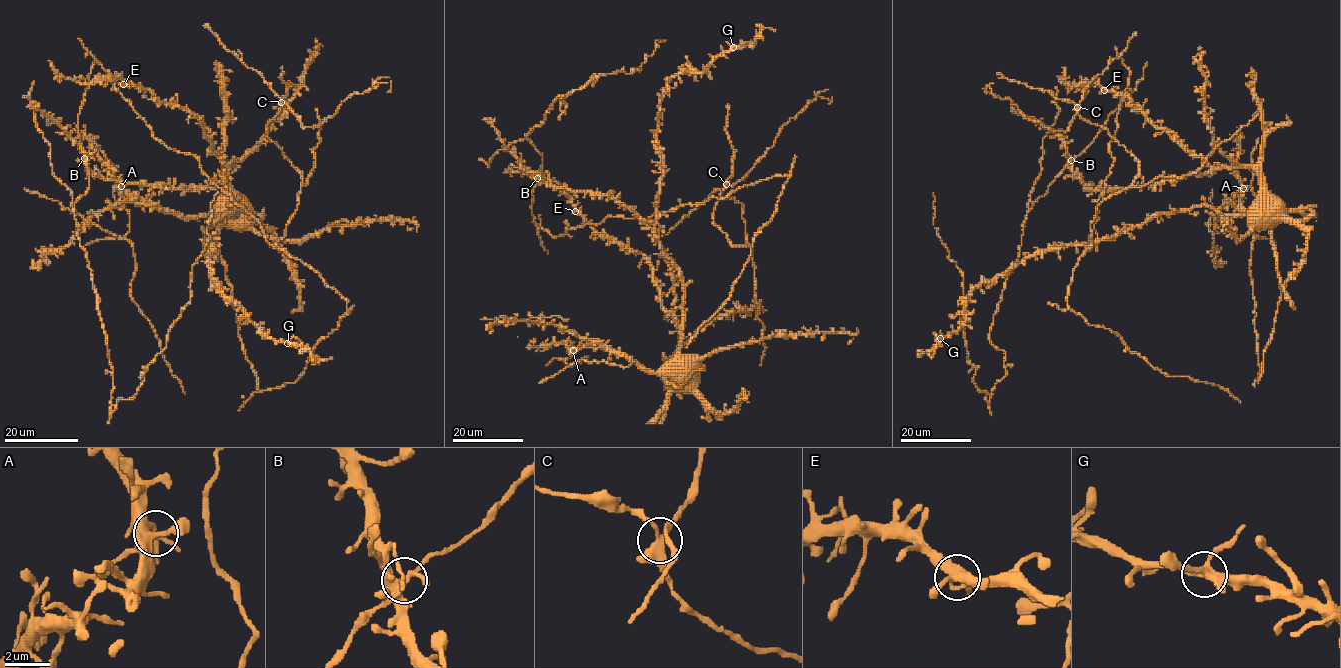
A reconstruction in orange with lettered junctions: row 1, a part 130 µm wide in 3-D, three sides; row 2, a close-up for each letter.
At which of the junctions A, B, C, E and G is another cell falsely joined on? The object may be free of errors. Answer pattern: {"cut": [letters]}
{"cut": ["C"]}

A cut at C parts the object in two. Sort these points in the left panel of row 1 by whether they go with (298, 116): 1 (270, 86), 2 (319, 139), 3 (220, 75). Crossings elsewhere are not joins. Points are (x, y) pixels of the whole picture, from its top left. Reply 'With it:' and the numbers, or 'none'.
With it: 1

